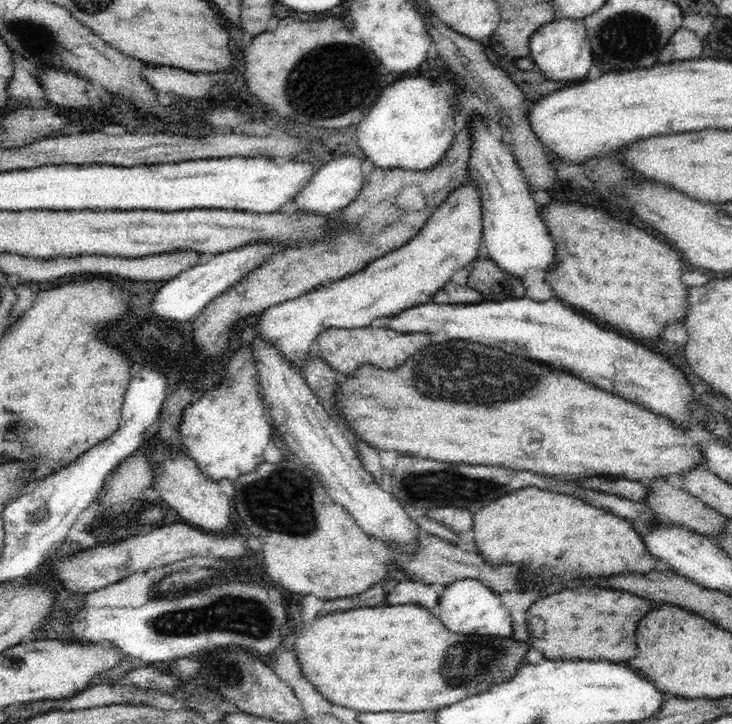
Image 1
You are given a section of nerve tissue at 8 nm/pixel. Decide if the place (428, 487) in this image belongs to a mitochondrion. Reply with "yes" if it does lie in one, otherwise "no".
yes

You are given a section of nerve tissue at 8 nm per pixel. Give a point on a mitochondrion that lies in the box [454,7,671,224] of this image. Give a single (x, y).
(630, 33)

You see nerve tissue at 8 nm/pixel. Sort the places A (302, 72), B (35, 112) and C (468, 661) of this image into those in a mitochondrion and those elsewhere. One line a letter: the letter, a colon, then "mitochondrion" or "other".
A: mitochondrion
B: other
C: mitochondrion

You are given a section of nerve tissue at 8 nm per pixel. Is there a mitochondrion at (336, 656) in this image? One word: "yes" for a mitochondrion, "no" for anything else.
no

